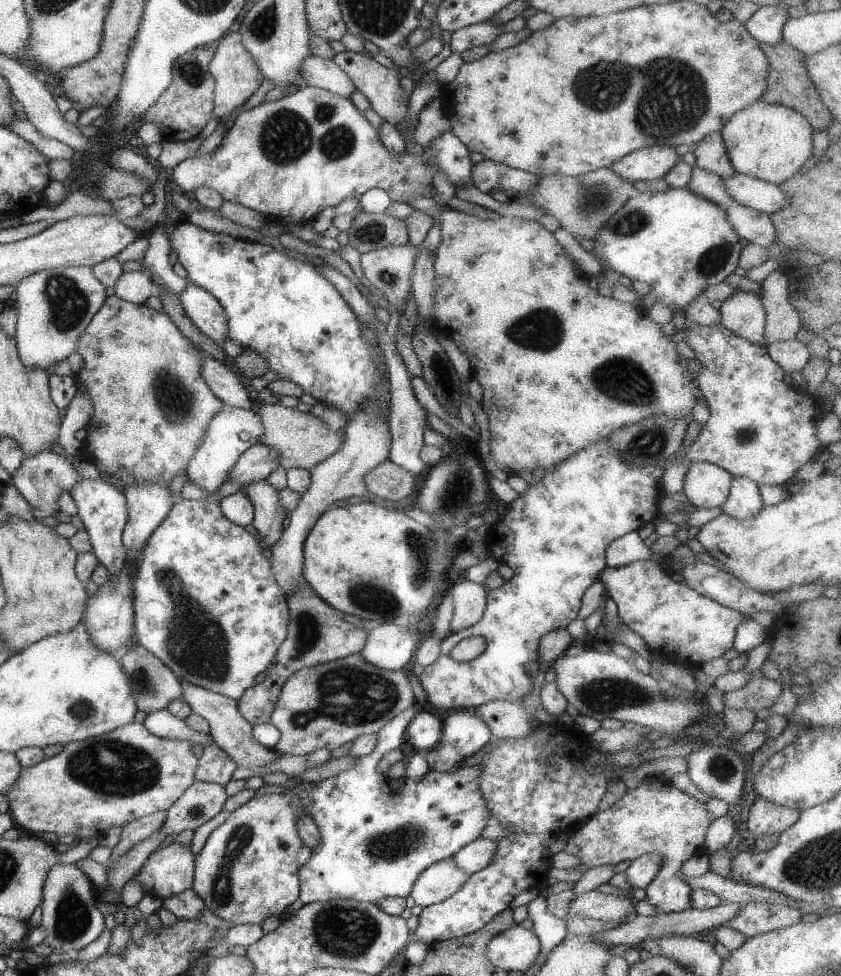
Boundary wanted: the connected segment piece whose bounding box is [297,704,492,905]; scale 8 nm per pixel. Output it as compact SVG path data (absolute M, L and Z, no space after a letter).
M414 704L400 712L377 734L377 744L368 755L355 758L353 765L338 775L331 775L315 783L314 790L299 793L305 812L318 828L319 844L311 850L310 859L299 866L299 899L303 905L333 899L365 901L378 905L384 898L405 898L411 894L413 885L422 872L443 859L457 854L466 844L481 836L482 830L492 822L479 788L479 765L452 771L430 770L422 779L409 777L390 780L379 770L380 760L396 744L405 742L404 732L411 719L419 711L420 704Z

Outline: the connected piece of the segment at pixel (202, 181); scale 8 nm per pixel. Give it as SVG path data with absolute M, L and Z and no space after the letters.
M304 85L276 101L264 101L259 106L256 106L256 108L240 113L235 118L232 127L225 132L220 146L214 150L213 154L204 154L204 156L194 156L193 158L185 159L172 170L172 181L182 192L194 192L200 187L211 188L222 195L224 201L234 202L250 208L262 214L265 218L272 220L275 224L281 223L286 228L294 224L304 225L305 223L311 222L324 208L331 206L336 207L348 197L361 197L364 192L372 188L384 190L390 196L392 202L406 203L416 196L432 198L429 194L429 190L434 188L434 186L432 186L432 176L432 169L428 166L427 161L423 157L414 157L404 151L399 158L393 159L390 152L381 142L379 132L376 131L363 114L357 110L357 107L350 99L333 94L325 89L310 87L309 85Z

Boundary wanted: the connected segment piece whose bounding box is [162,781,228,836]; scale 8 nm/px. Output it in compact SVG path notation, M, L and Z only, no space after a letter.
M195 781L167 811L168 817L164 826L162 826L163 833L168 836L179 834L187 829L195 831L199 826L202 826L222 811L222 806L224 806L227 798L224 785Z

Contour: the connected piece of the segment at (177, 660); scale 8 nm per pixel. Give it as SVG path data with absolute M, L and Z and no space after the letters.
M182 500L177 502L166 516L166 519L154 530L148 538L140 557L133 569L134 611L135 611L135 636L137 644L152 652L161 662L164 662L174 675L179 679L185 679L198 687L208 691L220 692L223 696L240 700L243 693L254 685L257 675L265 672L272 663L278 646L284 642L287 636L287 627L290 614L287 606L287 596L281 589L271 570L271 562L261 554L259 539L246 532L244 527L230 521L220 509L217 503L211 500L194 501Z

